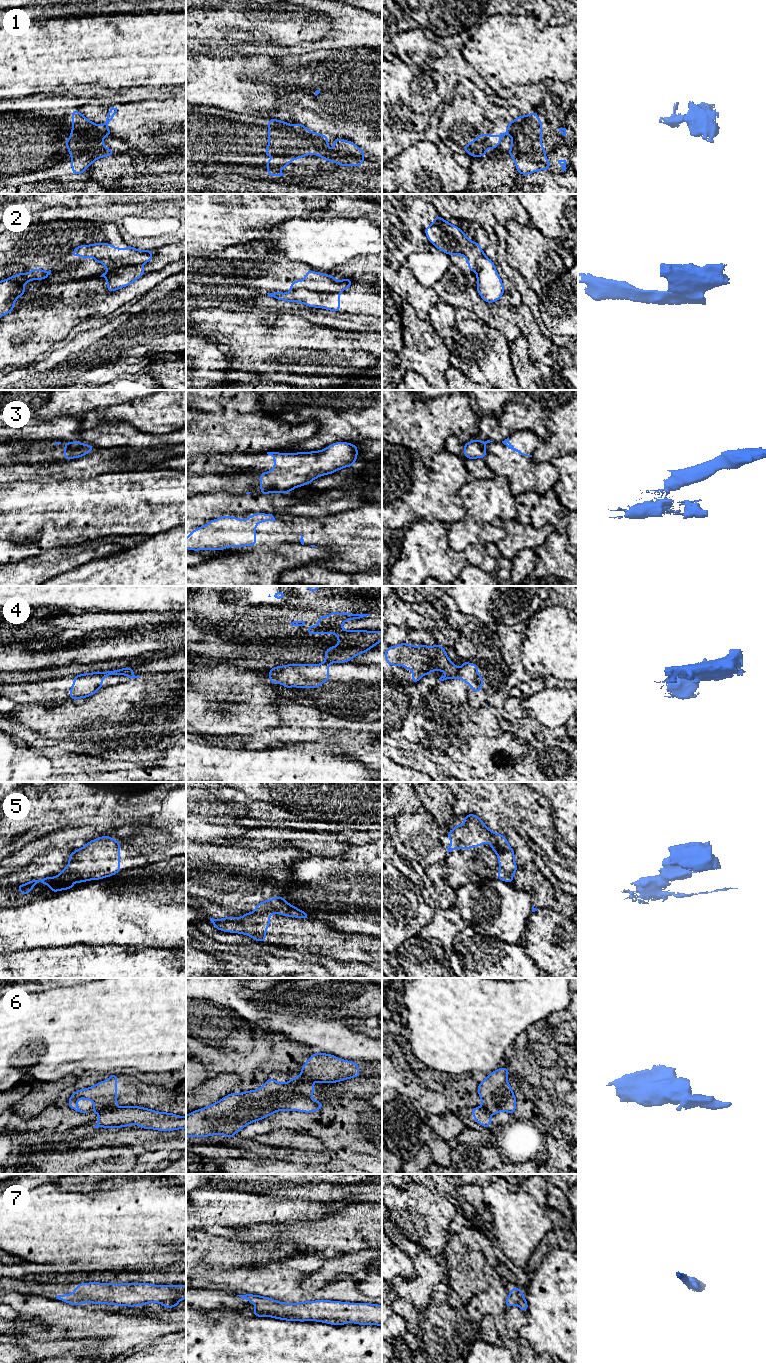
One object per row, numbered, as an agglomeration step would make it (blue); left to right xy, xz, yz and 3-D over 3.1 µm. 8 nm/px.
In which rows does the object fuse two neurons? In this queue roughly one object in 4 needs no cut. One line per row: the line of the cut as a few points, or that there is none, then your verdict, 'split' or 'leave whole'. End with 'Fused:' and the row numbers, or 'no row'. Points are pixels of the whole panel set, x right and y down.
1: yz (514, 120), (508, 132) | split
2: xy (102, 261), (108, 259), (116, 267), (142, 263) | split
3: xy (75, 441), (66, 446) | split
4: yz (458, 668), (460, 677) | split
5: xy (57, 875), (61, 877), (71, 875), (75, 878) | split
6: xy (116, 1106), (104, 1108), (100, 1112) | split
7: no cut | leave whole
Fused: 1, 2, 3, 4, 5, 6

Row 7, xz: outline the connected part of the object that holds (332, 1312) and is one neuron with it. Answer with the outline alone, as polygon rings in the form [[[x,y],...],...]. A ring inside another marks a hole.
[[[248,1293],[237,1296],[256,1305],[253,1314],[257,1317],[272,1317],[300,1322],[317,1321],[331,1325],[355,1323],[382,1326],[382,1305],[330,1300],[285,1303],[276,1301],[271,1297]]]

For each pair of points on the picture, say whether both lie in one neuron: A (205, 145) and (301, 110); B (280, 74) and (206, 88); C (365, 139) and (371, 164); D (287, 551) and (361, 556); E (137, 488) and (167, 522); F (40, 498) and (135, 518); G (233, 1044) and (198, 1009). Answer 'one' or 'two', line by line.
A: two
B: one
C: two
D: two
E: one
F: one
G: one

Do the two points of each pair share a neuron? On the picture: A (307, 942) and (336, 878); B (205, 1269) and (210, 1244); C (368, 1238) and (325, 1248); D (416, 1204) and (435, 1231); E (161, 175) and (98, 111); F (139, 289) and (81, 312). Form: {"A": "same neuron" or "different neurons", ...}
{"A": "different neurons", "B": "same neuron", "C": "same neuron", "D": "same neuron", "E": "different neurons", "F": "same neuron"}

